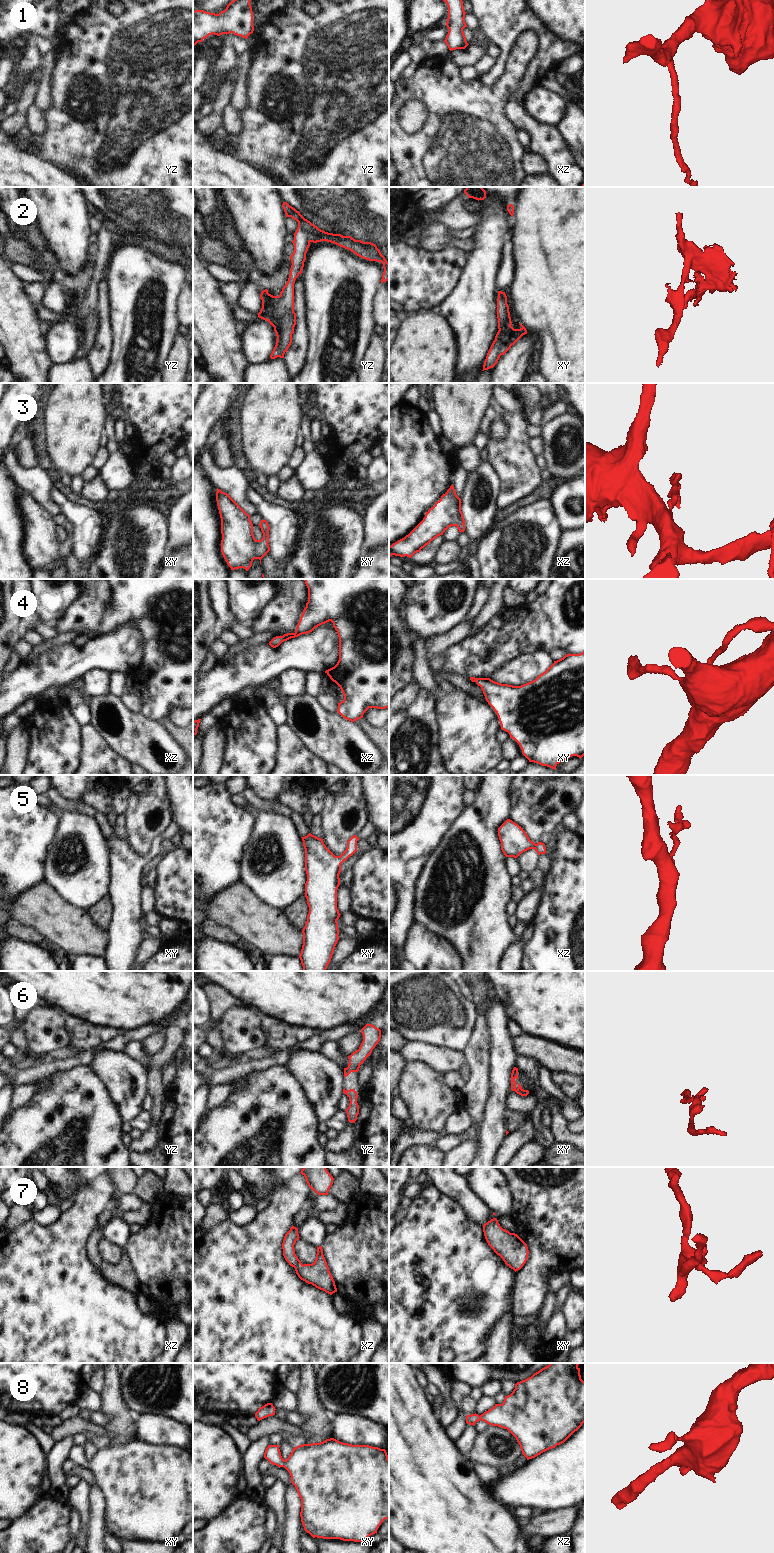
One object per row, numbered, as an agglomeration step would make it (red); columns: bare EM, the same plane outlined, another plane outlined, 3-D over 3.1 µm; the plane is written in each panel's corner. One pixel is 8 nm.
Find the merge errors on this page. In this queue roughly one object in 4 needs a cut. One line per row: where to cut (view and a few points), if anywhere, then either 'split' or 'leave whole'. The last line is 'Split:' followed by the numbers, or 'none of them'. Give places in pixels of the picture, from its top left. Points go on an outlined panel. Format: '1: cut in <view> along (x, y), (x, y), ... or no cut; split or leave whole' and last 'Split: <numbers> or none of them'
1: no cut; leave whole
2: no cut; leave whole
3: no cut; leave whole
4: no cut; leave whole
5: no cut; leave whole
6: no cut; leave whole
7: no cut; leave whole
8: no cut; leave whole
Split: none of them

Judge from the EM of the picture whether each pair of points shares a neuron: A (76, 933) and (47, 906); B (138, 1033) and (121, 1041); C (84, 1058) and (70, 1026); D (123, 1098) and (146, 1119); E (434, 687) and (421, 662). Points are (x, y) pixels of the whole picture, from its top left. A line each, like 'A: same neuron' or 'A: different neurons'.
A: same neuron
B: same neuron
C: different neurons
D: different neurons
E: same neuron

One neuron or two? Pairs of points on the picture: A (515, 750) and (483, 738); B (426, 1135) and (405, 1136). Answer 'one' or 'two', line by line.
A: two
B: one

